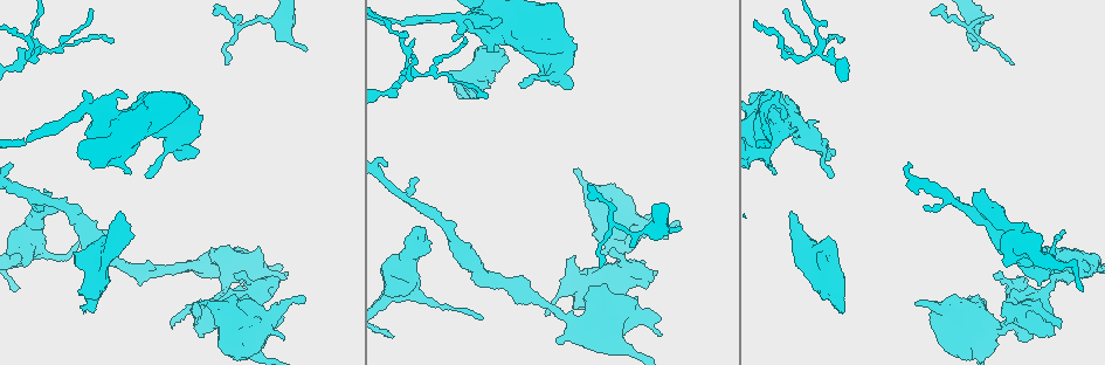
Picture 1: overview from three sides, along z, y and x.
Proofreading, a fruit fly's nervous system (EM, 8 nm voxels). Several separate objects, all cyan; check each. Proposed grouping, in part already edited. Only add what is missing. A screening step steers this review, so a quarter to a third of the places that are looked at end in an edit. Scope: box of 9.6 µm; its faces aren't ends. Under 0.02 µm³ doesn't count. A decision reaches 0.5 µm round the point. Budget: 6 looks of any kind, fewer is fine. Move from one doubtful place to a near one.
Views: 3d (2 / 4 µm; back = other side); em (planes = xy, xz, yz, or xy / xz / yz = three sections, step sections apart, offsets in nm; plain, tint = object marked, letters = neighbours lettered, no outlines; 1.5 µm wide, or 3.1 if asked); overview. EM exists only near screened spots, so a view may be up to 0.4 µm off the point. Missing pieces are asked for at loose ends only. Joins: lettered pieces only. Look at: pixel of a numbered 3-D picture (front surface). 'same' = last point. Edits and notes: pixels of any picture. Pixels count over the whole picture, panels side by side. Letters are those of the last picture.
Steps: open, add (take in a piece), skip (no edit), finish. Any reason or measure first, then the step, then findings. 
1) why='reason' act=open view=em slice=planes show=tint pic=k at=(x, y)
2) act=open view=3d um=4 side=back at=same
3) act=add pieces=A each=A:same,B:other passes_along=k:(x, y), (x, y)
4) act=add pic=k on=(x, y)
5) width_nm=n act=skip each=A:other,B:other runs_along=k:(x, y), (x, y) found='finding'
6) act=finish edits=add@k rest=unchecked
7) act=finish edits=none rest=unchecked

why='free end' act=open view=em slice=yz step=8 show=letters pic=1 at=(13, 165)

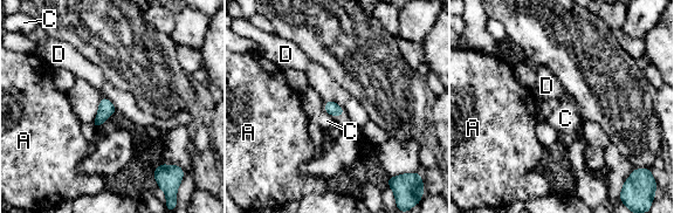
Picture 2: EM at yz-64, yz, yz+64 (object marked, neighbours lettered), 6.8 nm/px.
act=skip each=A:other,C:other,D:other border=2:(325, 111), (332, 116) found='none of them fits'

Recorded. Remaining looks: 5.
why='an open end' act=open view=em slice=planes show=letters pic=1 at=(790, 212)

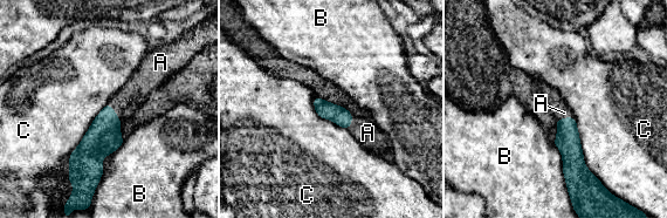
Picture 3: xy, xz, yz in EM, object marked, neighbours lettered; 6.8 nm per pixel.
act=add pieces=A each=A:same,B:other,C:other found='it goes on there'

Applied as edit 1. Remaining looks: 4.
why='thin end' act=open view=em slice=planes show=letters pic=1 at=(841, 40)

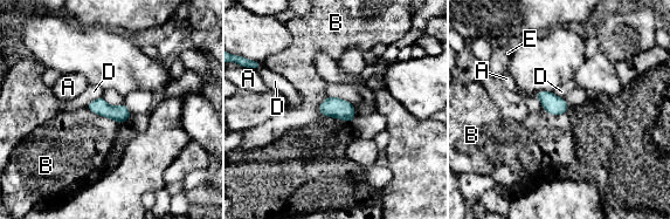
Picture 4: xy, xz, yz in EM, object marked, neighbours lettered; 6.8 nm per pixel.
width_nm=110 act=skip each=A:other,B:other,D:other,E:other border=4:(87, 107), (94, 113), (117, 122) found='none of them fits'

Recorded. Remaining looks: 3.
act=finish edits=add@3 rest=unchecked

